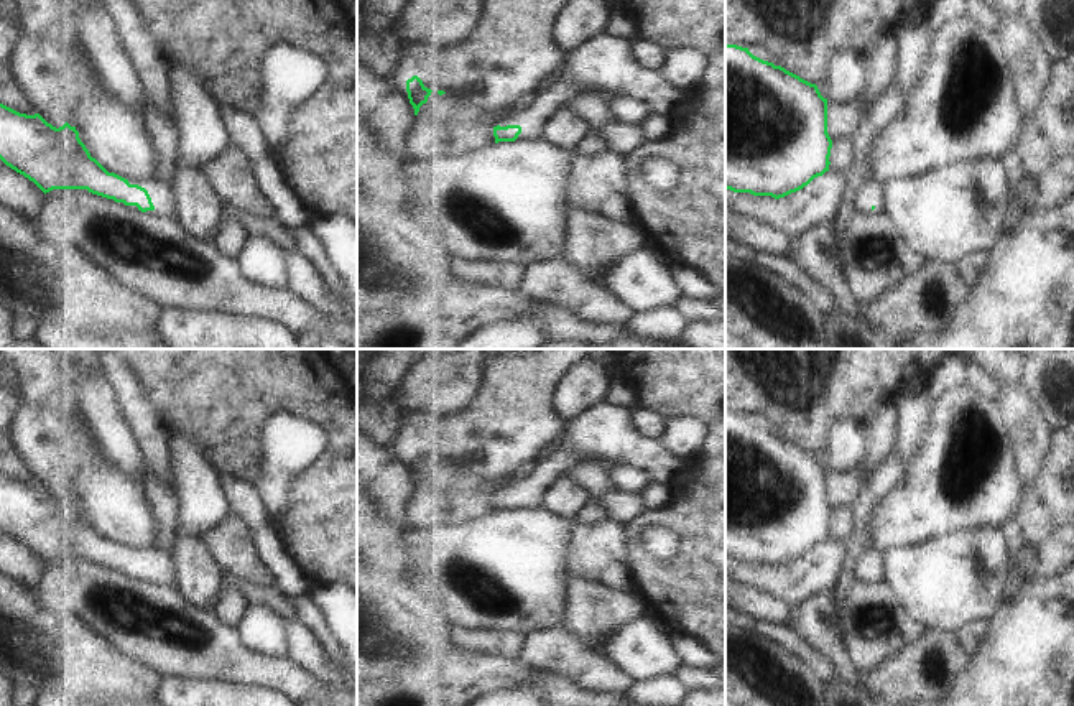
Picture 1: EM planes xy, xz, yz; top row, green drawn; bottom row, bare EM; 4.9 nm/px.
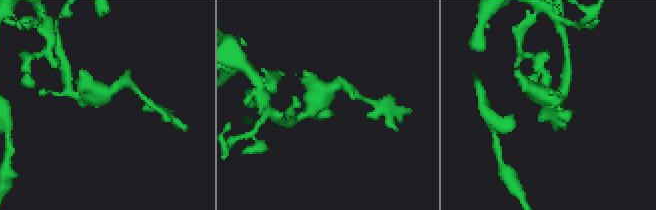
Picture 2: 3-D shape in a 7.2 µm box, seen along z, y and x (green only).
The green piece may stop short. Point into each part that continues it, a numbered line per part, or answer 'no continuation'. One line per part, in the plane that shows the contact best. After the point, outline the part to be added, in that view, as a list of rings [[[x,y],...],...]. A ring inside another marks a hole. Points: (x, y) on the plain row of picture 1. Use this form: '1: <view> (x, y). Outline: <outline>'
1: xy (163, 566). Outline: [[[128,550],[128,551],[138,553],[148,560],[151,571],[155,574],[155,578],[148,581],[153,581],[156,584],[176,586],[179,579],[179,571],[169,553],[158,551],[158,550],[148,550],[148,551]]]

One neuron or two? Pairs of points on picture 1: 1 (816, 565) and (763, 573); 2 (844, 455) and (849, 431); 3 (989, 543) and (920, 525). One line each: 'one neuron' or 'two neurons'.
1: one neuron
2: one neuron
3: two neurons

